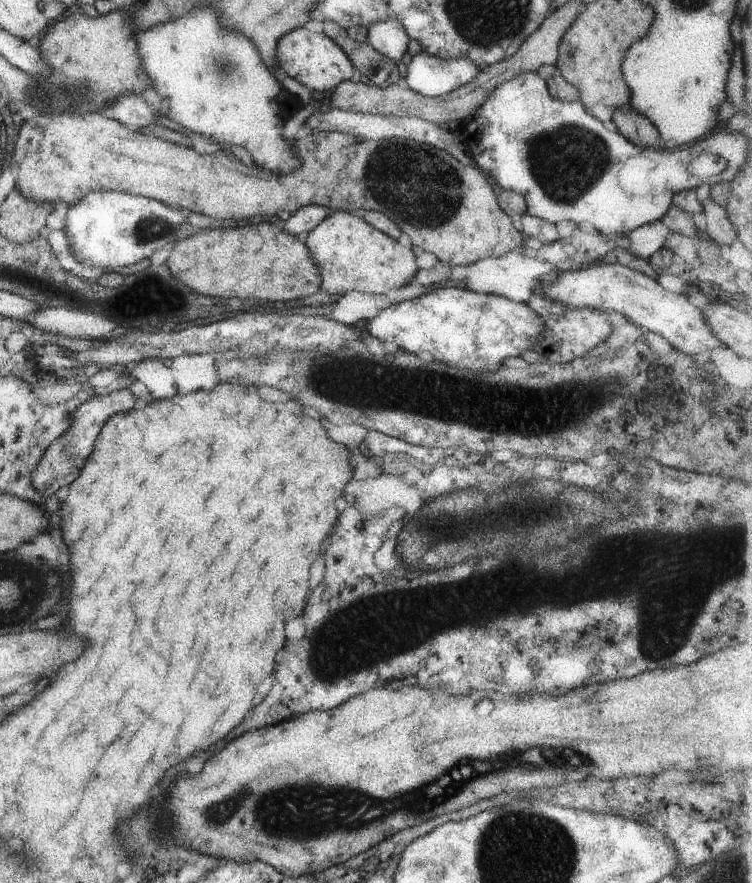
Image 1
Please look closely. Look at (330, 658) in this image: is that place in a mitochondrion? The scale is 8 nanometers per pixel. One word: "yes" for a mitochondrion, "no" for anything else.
yes

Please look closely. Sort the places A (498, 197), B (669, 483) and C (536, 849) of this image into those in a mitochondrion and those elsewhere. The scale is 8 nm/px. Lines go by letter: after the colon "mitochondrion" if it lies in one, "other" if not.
A: other
B: other
C: mitochondrion

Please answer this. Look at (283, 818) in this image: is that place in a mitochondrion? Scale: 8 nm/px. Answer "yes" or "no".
yes

